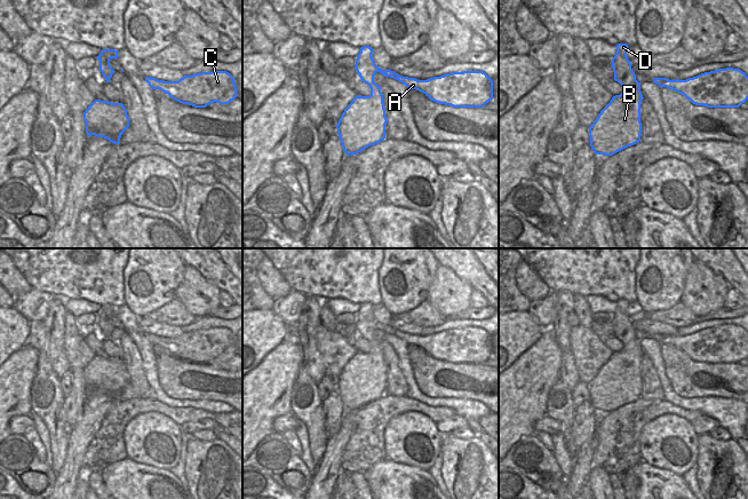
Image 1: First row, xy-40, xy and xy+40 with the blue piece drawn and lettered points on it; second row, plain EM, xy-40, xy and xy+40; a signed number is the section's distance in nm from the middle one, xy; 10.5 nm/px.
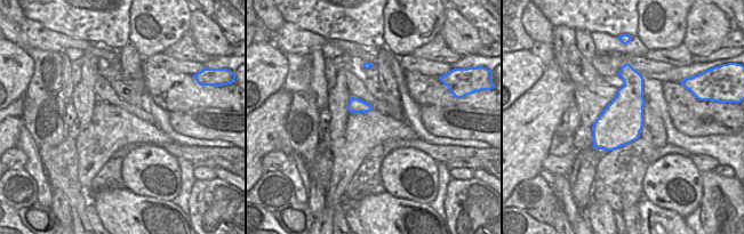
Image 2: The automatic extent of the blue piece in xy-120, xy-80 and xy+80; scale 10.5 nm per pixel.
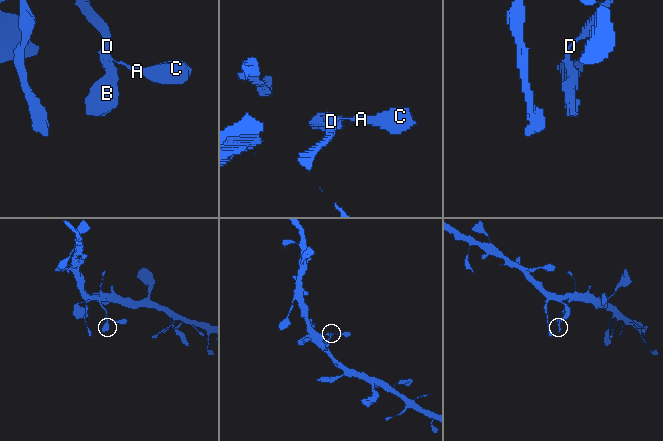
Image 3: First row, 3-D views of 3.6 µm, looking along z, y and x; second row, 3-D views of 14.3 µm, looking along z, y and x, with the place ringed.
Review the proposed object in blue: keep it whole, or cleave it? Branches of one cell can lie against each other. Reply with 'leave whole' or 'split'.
split

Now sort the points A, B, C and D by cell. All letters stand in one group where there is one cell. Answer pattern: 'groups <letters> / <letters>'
groups A C / B D

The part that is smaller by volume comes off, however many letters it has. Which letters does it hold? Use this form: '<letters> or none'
A, C

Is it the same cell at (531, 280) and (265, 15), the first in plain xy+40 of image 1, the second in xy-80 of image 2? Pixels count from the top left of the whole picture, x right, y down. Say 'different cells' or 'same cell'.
same cell

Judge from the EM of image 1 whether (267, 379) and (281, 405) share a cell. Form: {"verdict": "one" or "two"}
{"verdict": "one"}

